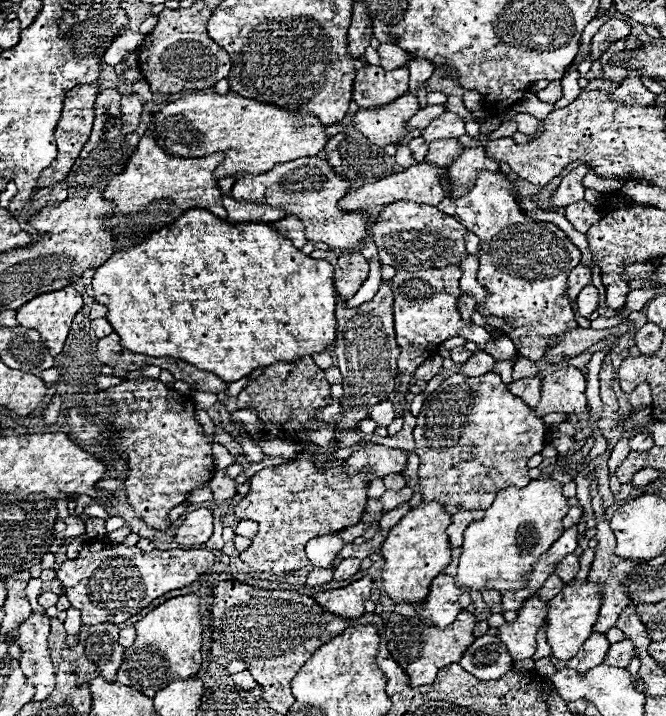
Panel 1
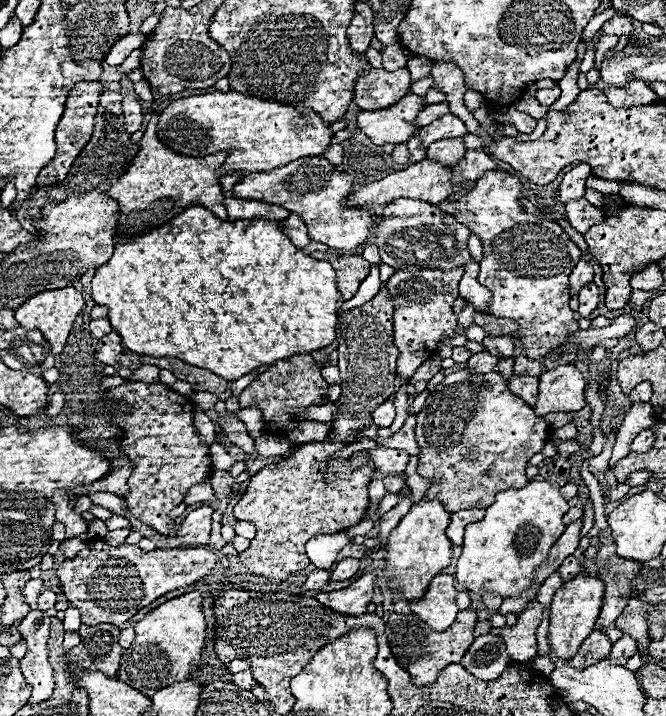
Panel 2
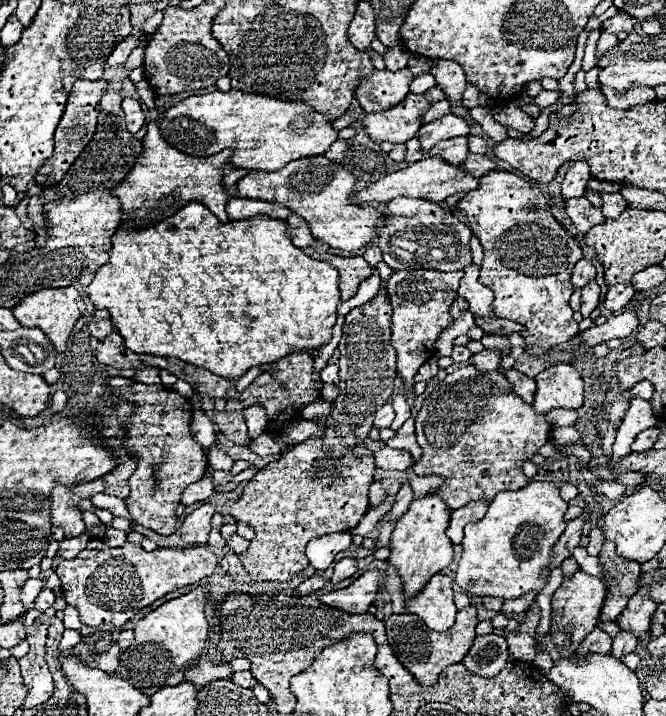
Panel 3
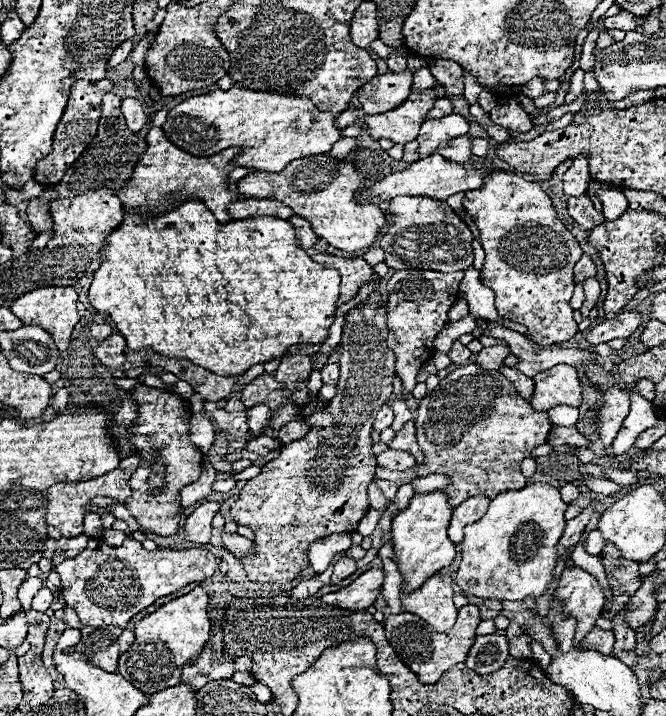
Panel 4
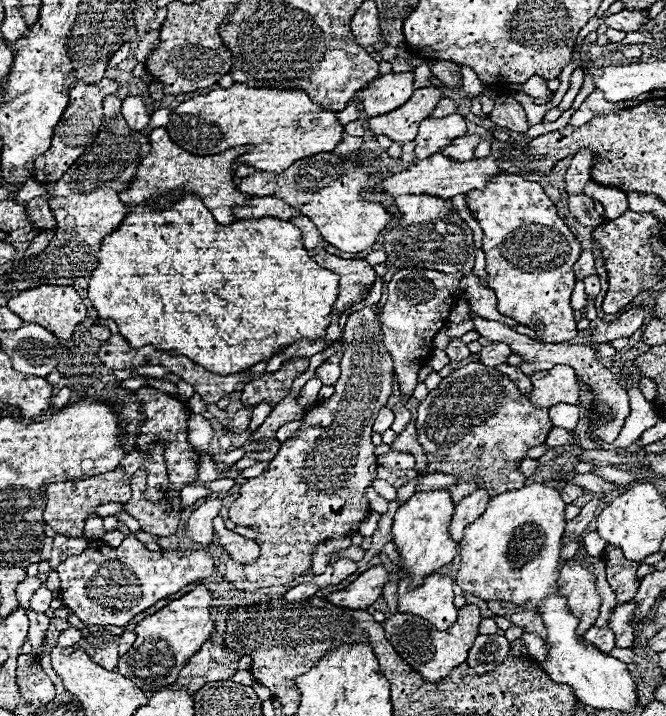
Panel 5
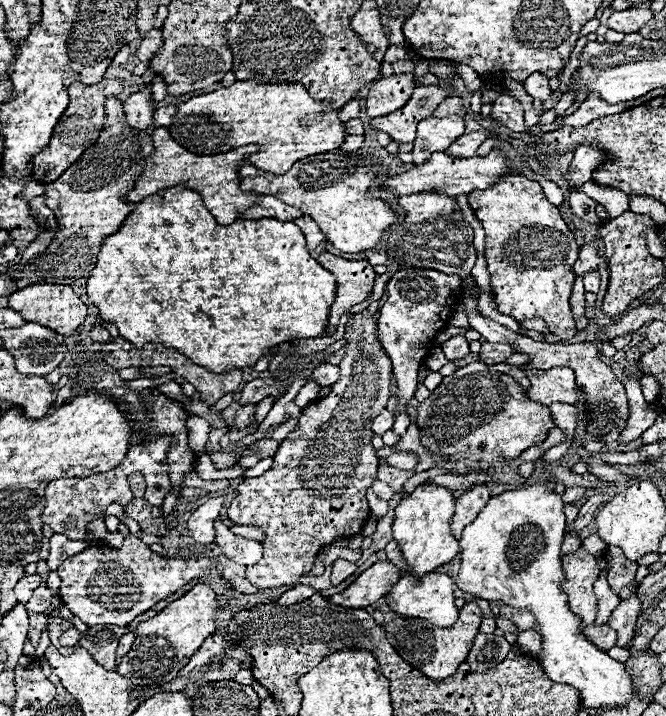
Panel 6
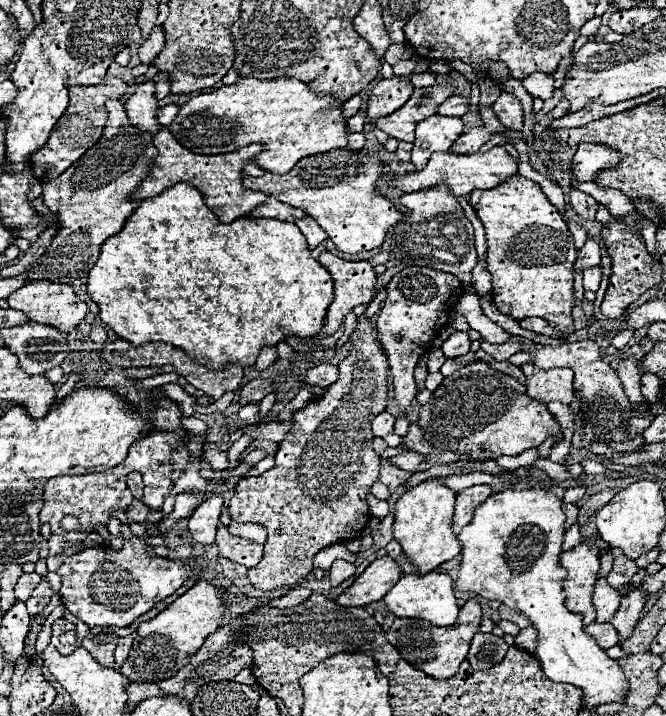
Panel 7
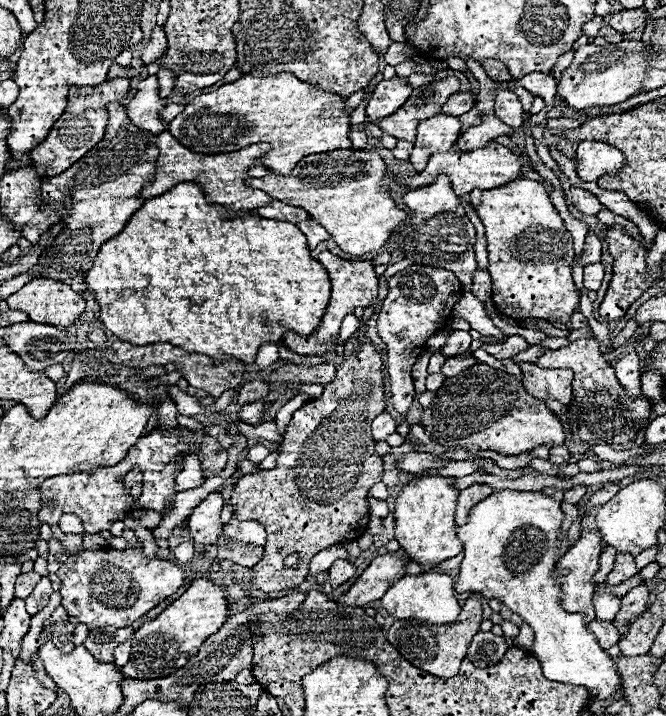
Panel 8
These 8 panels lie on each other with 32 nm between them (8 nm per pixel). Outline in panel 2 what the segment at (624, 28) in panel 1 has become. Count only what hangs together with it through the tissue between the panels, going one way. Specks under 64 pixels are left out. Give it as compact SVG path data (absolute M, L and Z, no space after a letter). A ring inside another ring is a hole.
M614 16L614 18L610 18L602 28L600 28L600 32L598 32L598 38L596 38L596 44L598 44L598 40L602 38L602 36L606 36L606 34L610 34L610 36L630 36L632 34L632 22L630 22L630 18L628 16Z

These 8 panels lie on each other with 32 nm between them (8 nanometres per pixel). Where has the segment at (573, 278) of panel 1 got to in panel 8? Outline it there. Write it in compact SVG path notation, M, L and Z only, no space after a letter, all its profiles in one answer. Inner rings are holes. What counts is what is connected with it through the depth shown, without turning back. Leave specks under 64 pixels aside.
M588 234L578 264L580 266L588 266L588 264L594 264L594 262L600 262L600 236Z

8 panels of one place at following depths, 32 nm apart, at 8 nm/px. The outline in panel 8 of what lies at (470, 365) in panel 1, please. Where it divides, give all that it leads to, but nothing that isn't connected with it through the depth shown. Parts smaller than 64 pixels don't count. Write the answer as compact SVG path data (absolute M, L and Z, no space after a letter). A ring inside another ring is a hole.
M510 336L510 338L508 338L506 342L502 342L502 344L482 344L482 348L484 348L488 354L492 354L494 358L512 358L512 356L516 356L518 352L526 350L528 344L526 344L526 340L524 340L522 336Z

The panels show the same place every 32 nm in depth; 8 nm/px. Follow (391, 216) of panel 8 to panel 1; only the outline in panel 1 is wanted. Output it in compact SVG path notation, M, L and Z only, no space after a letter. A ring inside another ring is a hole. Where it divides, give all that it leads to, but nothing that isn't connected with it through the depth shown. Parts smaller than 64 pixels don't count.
M298 158L286 164L274 166L266 174L246 174L238 178L232 186L232 198L254 204L268 204L284 210L286 216L296 216L304 224L306 238L312 242L322 242L332 248L354 248L366 236L368 216L366 212L340 212L338 198L346 194L350 182L332 172L322 158Z

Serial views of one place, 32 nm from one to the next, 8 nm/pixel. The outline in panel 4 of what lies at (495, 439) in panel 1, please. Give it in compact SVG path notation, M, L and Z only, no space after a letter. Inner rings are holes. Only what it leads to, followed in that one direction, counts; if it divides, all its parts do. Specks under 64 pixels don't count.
M468 364L440 380L440 384L422 400L416 412L416 438L424 452L424 462L416 464L416 474L448 476L450 484L444 488L444 494L448 496L452 508L478 494L494 498L494 494L500 494L502 490L520 490L520 486L526 486L526 476L516 470L516 466L528 458L534 448L546 444L550 430L552 424L548 422L548 416L544 412L536 412L532 404L520 398L514 386L498 370L482 370L476 364Z

